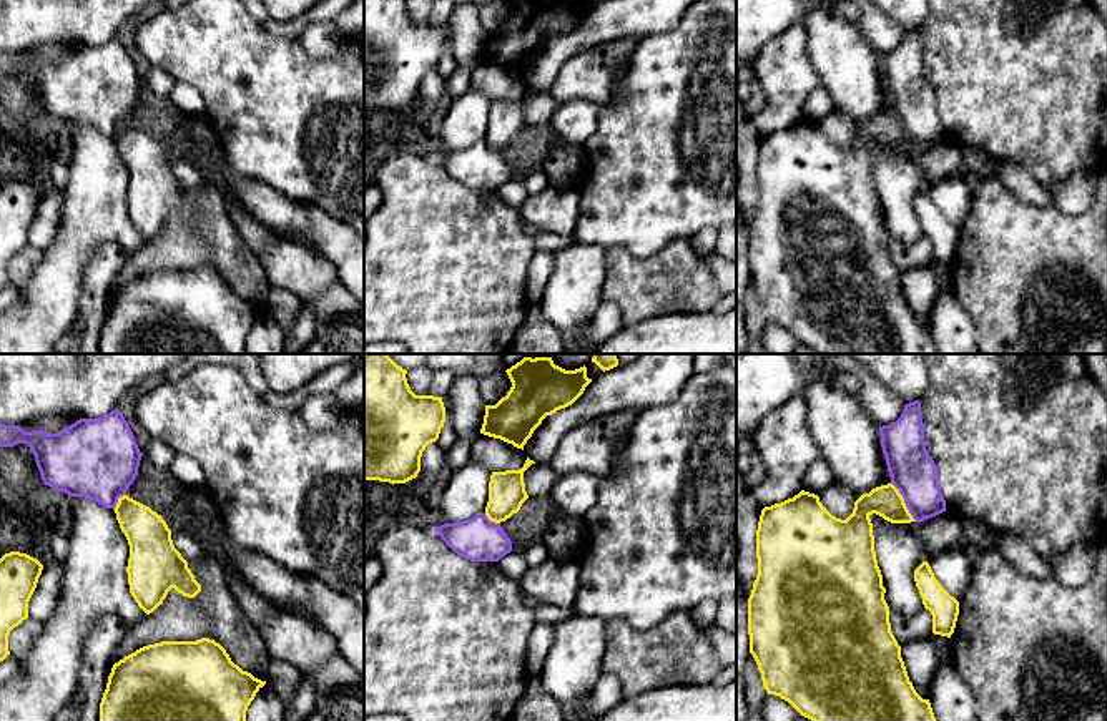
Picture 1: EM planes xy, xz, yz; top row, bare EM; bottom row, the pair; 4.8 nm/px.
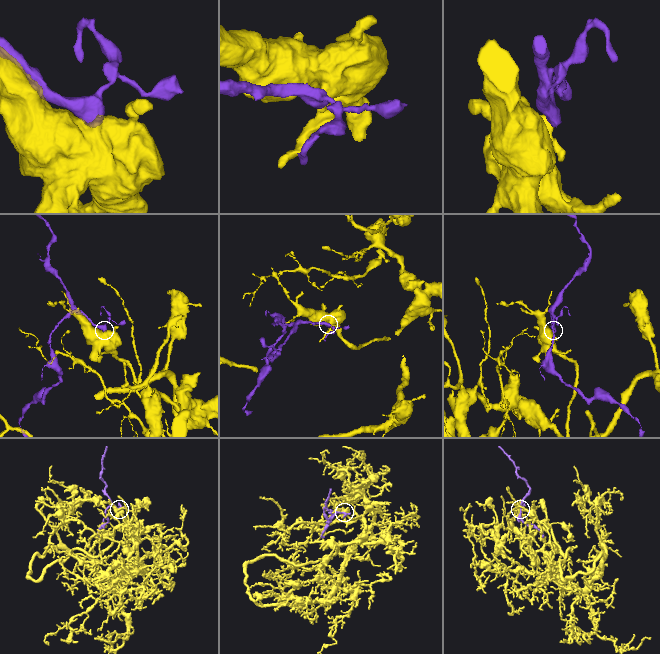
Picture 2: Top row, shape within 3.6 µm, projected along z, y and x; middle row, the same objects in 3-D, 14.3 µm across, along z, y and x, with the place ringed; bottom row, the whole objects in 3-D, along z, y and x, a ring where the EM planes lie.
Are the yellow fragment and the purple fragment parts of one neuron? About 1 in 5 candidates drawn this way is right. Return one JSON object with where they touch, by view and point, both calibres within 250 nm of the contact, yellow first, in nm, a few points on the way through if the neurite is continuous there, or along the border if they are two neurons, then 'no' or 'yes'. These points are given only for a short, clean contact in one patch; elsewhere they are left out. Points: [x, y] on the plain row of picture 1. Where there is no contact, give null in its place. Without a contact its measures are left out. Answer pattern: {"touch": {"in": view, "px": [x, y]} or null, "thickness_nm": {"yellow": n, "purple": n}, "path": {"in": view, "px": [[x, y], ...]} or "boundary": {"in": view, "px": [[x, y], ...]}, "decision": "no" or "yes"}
{"touch": {"in": "yz", "px": [903, 130]}, "thickness_nm": {"yellow": 150, "purple": 220}, "boundary": {"in": "yz", "px": [[891, 110], [916, 148]]}, "decision": "no"}

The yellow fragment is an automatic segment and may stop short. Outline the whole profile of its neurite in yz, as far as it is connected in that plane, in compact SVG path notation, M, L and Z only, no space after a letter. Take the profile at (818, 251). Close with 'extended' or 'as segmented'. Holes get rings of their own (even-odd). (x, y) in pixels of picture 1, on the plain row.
M893 111L863 121L846 148L831 143L818 123L804 118L761 138L756 158L758 203L748 226L750 281L766 321L788 329L818 354L937 354L929 327L922 327L909 309L901 274L891 259L874 179L873 141L891 151L916 150Z; as segmented

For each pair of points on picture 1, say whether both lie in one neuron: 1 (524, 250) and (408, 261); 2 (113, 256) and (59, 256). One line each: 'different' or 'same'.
1: same
2: different

